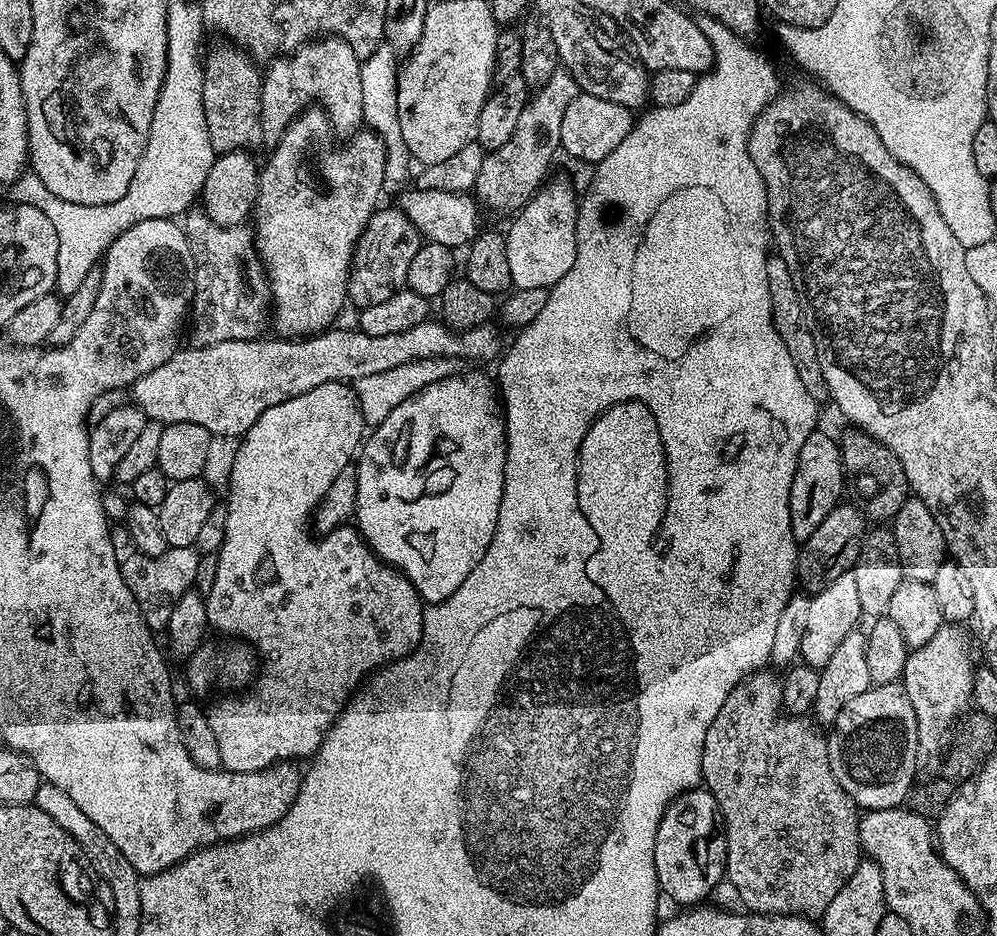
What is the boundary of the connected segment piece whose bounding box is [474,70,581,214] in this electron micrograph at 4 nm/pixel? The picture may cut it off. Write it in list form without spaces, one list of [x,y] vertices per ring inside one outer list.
[[[558,70],[550,74],[550,82],[531,93],[528,105],[522,110],[514,134],[497,148],[491,149],[482,162],[482,170],[478,170],[478,182],[474,196],[485,209],[492,212],[510,212],[516,214],[549,179],[548,167],[552,164],[556,152],[561,151],[562,117],[570,102],[581,93],[569,72]]]

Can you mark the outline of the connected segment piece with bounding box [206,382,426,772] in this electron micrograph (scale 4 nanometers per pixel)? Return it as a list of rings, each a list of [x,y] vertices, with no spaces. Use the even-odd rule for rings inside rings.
[[[326,382],[322,386],[314,386],[314,390],[306,390],[306,394],[298,394],[298,398],[290,398],[286,402],[278,402],[278,406],[270,406],[270,410],[266,410],[266,414],[262,414],[262,418],[258,418],[258,422],[254,422],[254,426],[250,426],[250,430],[244,433],[242,439],[239,441],[240,444],[236,448],[236,453],[232,456],[232,469],[228,472],[228,501],[226,501],[226,507],[228,513],[226,514],[226,538],[222,542],[218,553],[218,575],[214,578],[214,586],[206,594],[208,602],[208,623],[213,629],[216,628],[220,632],[237,632],[241,641],[247,642],[253,649],[258,650],[259,655],[262,657],[262,667],[258,672],[258,679],[255,681],[253,690],[245,691],[243,694],[224,694],[220,701],[217,702],[213,708],[207,709],[208,721],[210,722],[210,731],[214,733],[214,739],[218,742],[218,755],[222,757],[220,768],[226,772],[261,772],[263,768],[268,768],[272,764],[278,764],[281,762],[301,762],[300,760],[307,761],[309,758],[315,756],[316,751],[322,746],[322,742],[326,738],[326,734],[331,730],[332,724],[343,712],[344,707],[348,705],[348,701],[352,699],[354,693],[365,683],[366,677],[383,668],[386,664],[392,664],[396,660],[401,660],[404,656],[409,656],[418,645],[420,645],[420,639],[424,633],[424,609],[426,607],[420,595],[414,590],[414,586],[411,584],[404,575],[397,570],[397,568],[391,568],[384,561],[379,560],[376,555],[373,554],[371,548],[368,547],[364,542],[364,537],[360,535],[359,531],[353,530],[351,527],[345,526],[337,529],[332,533],[326,533],[321,535],[318,540],[311,540],[308,537],[310,533],[310,521],[312,513],[316,511],[318,502],[322,499],[323,495],[330,488],[331,482],[334,478],[338,478],[339,471],[343,467],[351,465],[354,457],[357,455],[358,449],[361,447],[362,441],[366,436],[366,425],[362,418],[362,410],[358,406],[358,398],[356,397],[356,389],[351,383],[348,382]]]

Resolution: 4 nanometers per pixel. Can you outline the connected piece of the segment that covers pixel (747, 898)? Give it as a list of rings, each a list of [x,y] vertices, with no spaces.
[[[761,670],[751,672],[748,677],[738,682],[730,690],[726,702],[718,710],[714,722],[710,722],[710,730],[706,730],[706,742],[702,746],[702,784],[718,802],[720,819],[724,821],[724,837],[726,838],[726,873],[727,883],[732,883],[736,896],[745,904],[743,907],[749,913],[758,916],[807,916],[809,918],[823,917],[826,906],[834,902],[834,894],[846,886],[850,874],[860,865],[862,849],[860,846],[860,817],[858,806],[842,790],[838,778],[834,778],[834,770],[830,770],[828,757],[828,742],[825,733],[807,715],[790,716],[783,709],[784,689],[781,677],[775,671]]]

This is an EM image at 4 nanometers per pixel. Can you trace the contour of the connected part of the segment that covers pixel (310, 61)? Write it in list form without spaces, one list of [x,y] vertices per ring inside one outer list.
[[[326,36],[308,41],[295,52],[281,54],[267,65],[260,81],[262,98],[262,140],[274,146],[282,134],[305,108],[316,105],[328,113],[333,133],[347,138],[364,124],[362,110],[362,61],[345,40]]]

